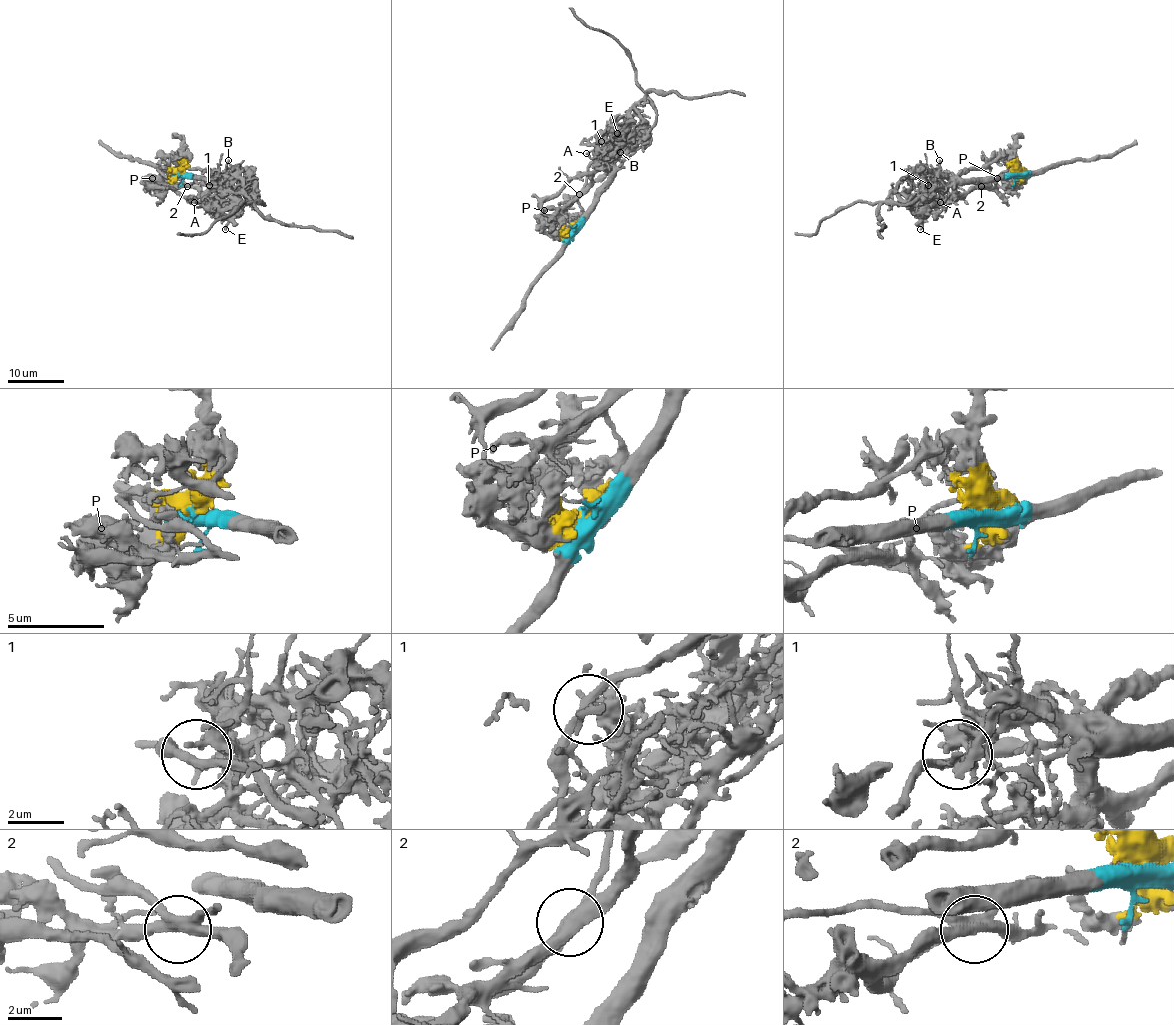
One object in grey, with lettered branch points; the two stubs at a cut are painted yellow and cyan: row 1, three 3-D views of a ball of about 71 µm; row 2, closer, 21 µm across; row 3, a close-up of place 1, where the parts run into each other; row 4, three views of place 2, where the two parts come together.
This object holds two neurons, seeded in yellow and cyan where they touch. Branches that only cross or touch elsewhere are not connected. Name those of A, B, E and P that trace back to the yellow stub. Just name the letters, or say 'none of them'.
E

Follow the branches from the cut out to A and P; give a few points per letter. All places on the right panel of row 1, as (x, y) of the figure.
A: (1016, 173), (972, 178), (958, 185), (951, 195), (938, 202), (941, 202)
P: (1016, 173), (969, 179), (956, 185), (956, 190), (962, 193), (973, 188), (992, 186), (997, 178)

